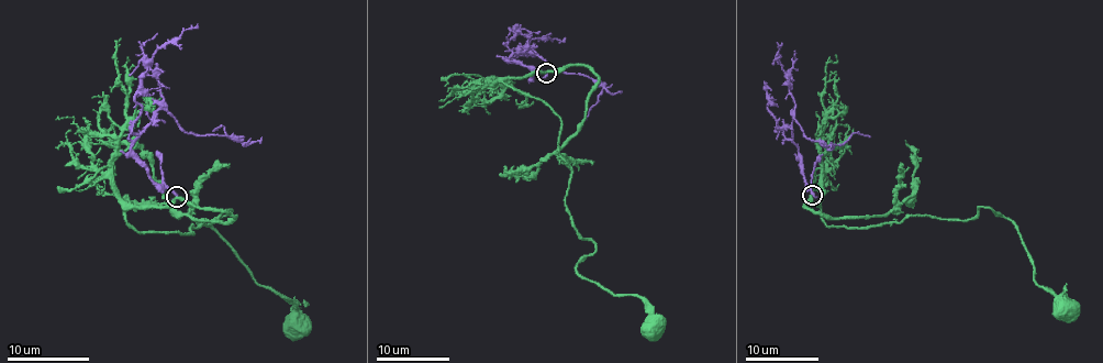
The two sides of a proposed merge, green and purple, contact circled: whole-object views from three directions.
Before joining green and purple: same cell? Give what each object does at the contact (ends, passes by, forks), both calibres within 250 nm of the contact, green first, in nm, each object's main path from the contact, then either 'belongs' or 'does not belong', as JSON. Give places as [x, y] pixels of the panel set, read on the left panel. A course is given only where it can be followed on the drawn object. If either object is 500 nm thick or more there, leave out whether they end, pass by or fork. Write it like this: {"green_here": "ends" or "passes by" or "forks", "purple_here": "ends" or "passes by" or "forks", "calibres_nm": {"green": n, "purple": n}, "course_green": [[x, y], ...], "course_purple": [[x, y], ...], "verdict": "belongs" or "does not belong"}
{"green_here": "passes by", "purple_here": "ends", "calibres_nm": {"green": 280, "purple": 320}, "course_green": [[177, 197], [125, 220], [191, 234], [231, 209], [210, 223], [293, 306], [298, 327]], "course_purple": [[177, 197], [151, 176], [132, 142], [160, 109], [189, 133], [241, 140], [232, 140], [224, 127], [212, 131]], "verdict": "does not belong"}

